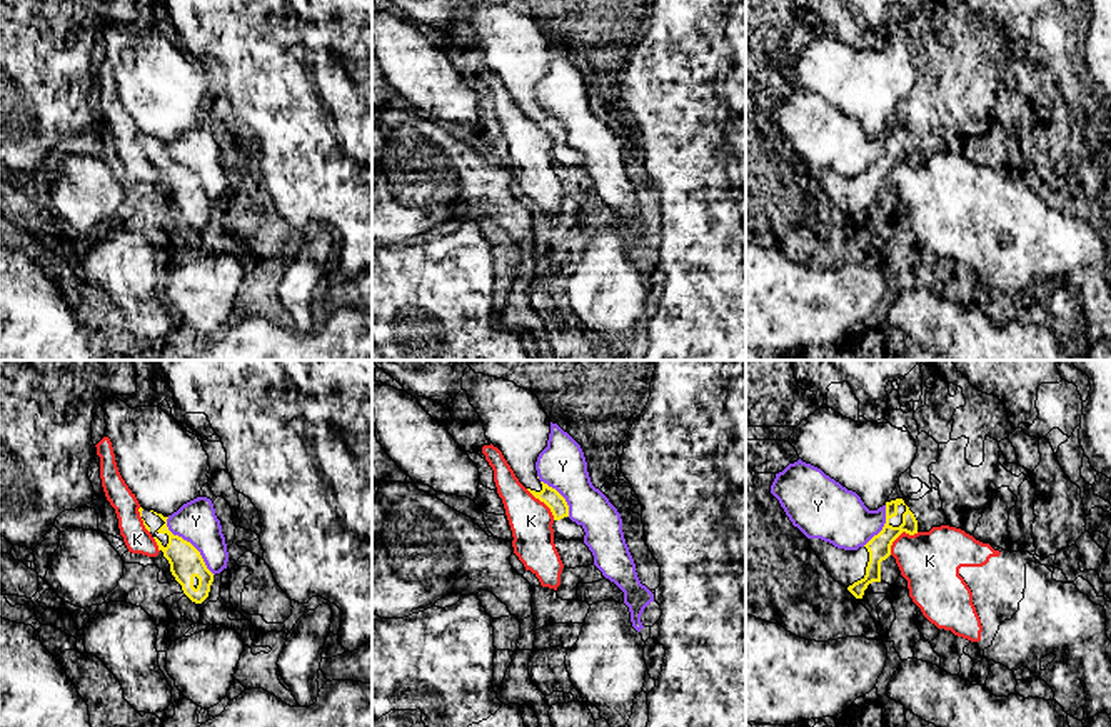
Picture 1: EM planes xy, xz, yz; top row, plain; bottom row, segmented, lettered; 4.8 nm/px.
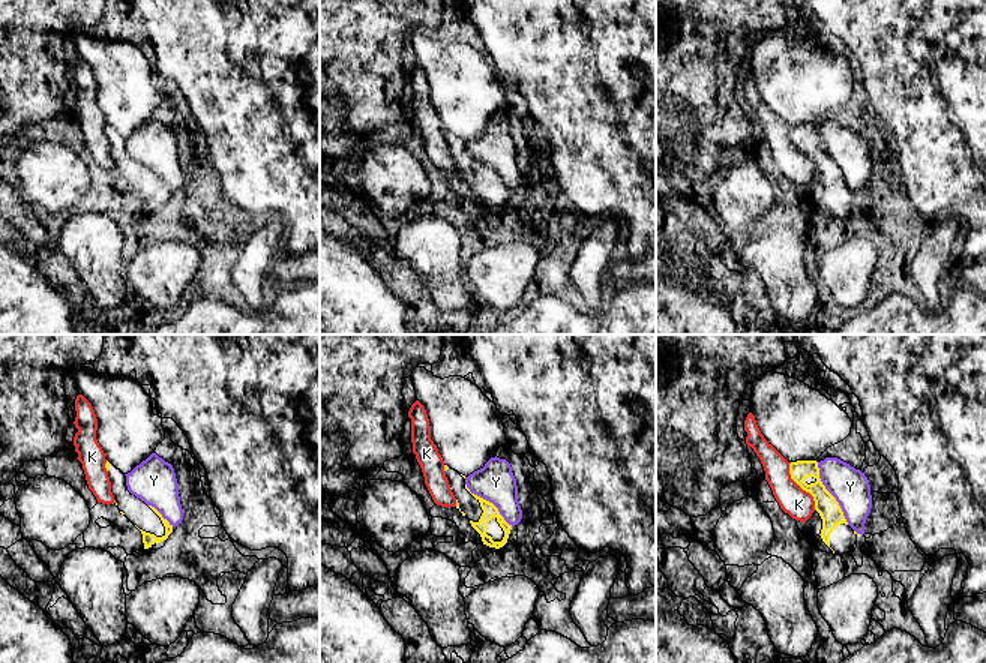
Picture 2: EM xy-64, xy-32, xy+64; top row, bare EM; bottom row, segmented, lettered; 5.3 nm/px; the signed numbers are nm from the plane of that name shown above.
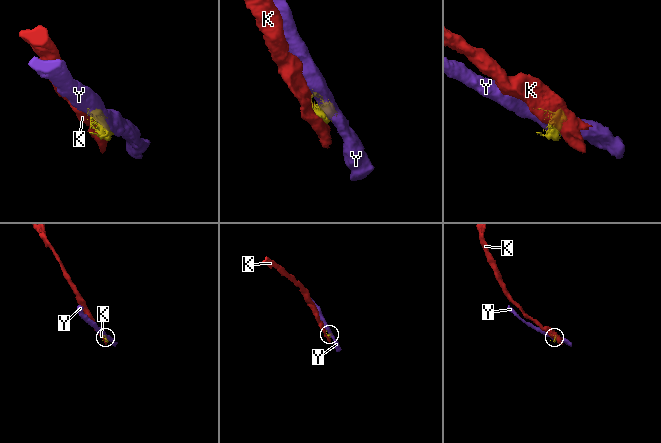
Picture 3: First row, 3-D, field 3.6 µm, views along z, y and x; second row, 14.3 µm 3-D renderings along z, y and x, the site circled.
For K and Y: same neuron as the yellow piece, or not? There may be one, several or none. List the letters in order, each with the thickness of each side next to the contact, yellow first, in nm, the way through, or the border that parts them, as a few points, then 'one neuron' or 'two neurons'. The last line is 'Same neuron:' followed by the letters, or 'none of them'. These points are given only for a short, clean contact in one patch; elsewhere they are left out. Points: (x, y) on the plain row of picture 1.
K: 110/280 nm | two neurons
Y: 160/200 nm | two neurons
Same neuron: none of them

